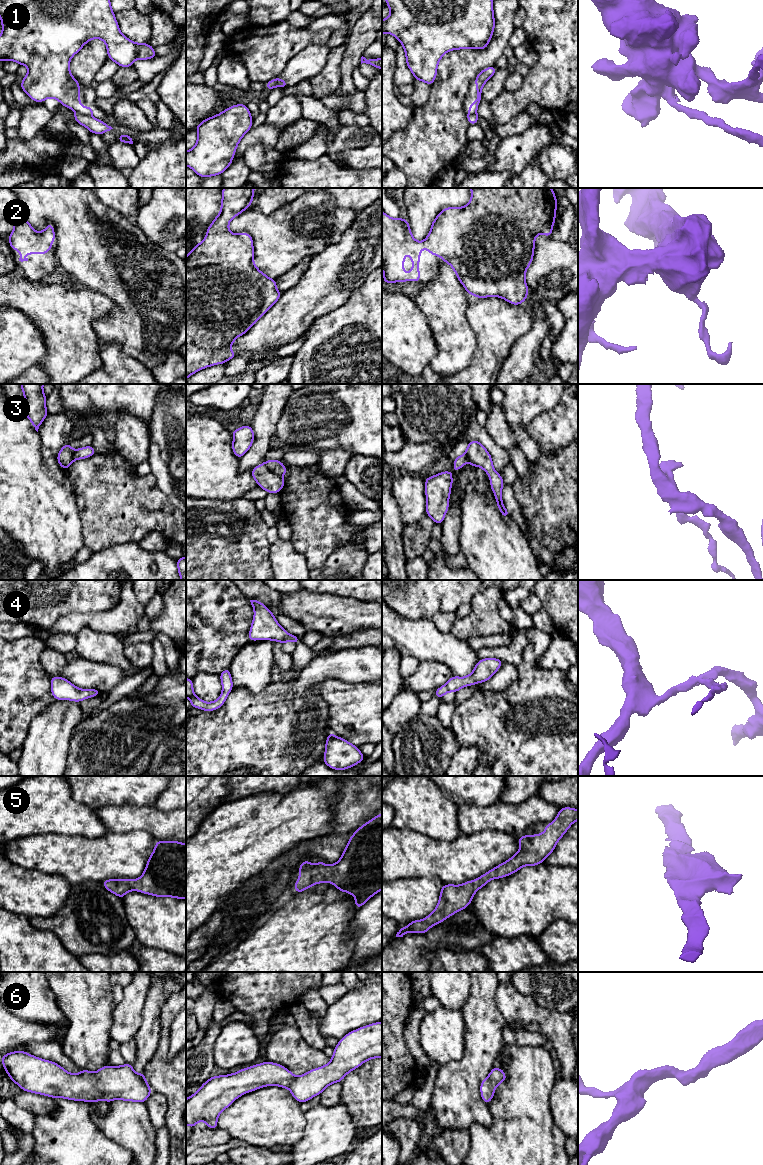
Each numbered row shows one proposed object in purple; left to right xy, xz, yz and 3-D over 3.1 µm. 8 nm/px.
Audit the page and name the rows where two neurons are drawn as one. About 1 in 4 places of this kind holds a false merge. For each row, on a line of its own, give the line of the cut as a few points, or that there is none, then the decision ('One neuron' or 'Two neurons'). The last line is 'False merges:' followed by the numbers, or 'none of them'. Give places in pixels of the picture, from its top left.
1: Split along xy (76, 111), (85, 115). Two neurons
2: No split. One neuron
3: Split along xz (263, 463), (280, 475). Two neurons
4: No split. One neuron
5: No split. One neuron
6: No split. One neuron
False merges: 1, 3

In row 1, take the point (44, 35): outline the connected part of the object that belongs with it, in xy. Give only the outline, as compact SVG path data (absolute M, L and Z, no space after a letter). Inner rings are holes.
M0 0L0 18L0 61L15 61L28 67L28 73L20 84L22 90L35 102L55 98L61 105L82 115L93 114L94 109L80 103L80 84L72 76L69 63L87 42L96 38L104 41L108 59L120 67L132 67L136 59L147 60L157 56L151 45L135 43L121 33L110 0Z

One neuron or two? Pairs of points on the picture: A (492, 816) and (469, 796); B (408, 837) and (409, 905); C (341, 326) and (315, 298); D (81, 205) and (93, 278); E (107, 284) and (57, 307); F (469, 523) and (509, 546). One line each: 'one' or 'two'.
A: two
B: two
C: two
D: one
E: two
F: one

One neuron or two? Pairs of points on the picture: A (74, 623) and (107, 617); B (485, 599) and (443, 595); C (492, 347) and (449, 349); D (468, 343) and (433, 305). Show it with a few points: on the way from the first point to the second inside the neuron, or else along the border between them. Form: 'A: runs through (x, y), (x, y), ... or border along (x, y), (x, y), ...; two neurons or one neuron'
A: runs through (82, 620), (99, 620); one neuron
B: border along (484, 590), (477, 593), (469, 602); two neurons
C: border along (470, 325), (476, 349), (471, 361), (462, 368); two neurons
D: runs through (459, 334), (442, 314); one neuron

